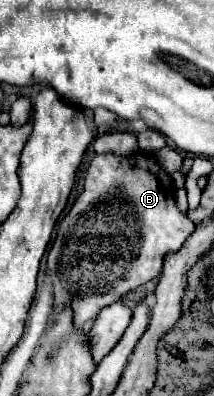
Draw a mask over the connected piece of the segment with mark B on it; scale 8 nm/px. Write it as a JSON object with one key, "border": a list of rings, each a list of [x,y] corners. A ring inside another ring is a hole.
{"border":[[[136,151],[126,157],[116,153],[94,155],[86,171],[84,189],[82,193],[78,193],[74,205],[60,221],[56,239],[46,257],[46,275],[52,281],[54,299],[54,311],[48,323],[54,321],[56,313],[60,315],[66,307],[70,307],[72,323],[76,325],[76,329],[84,329],[104,307],[122,301],[126,293],[160,275],[164,255],[168,251],[178,251],[194,229],[194,223],[178,211],[174,191],[176,189],[172,185],[172,177],[160,167],[154,153]]]}

